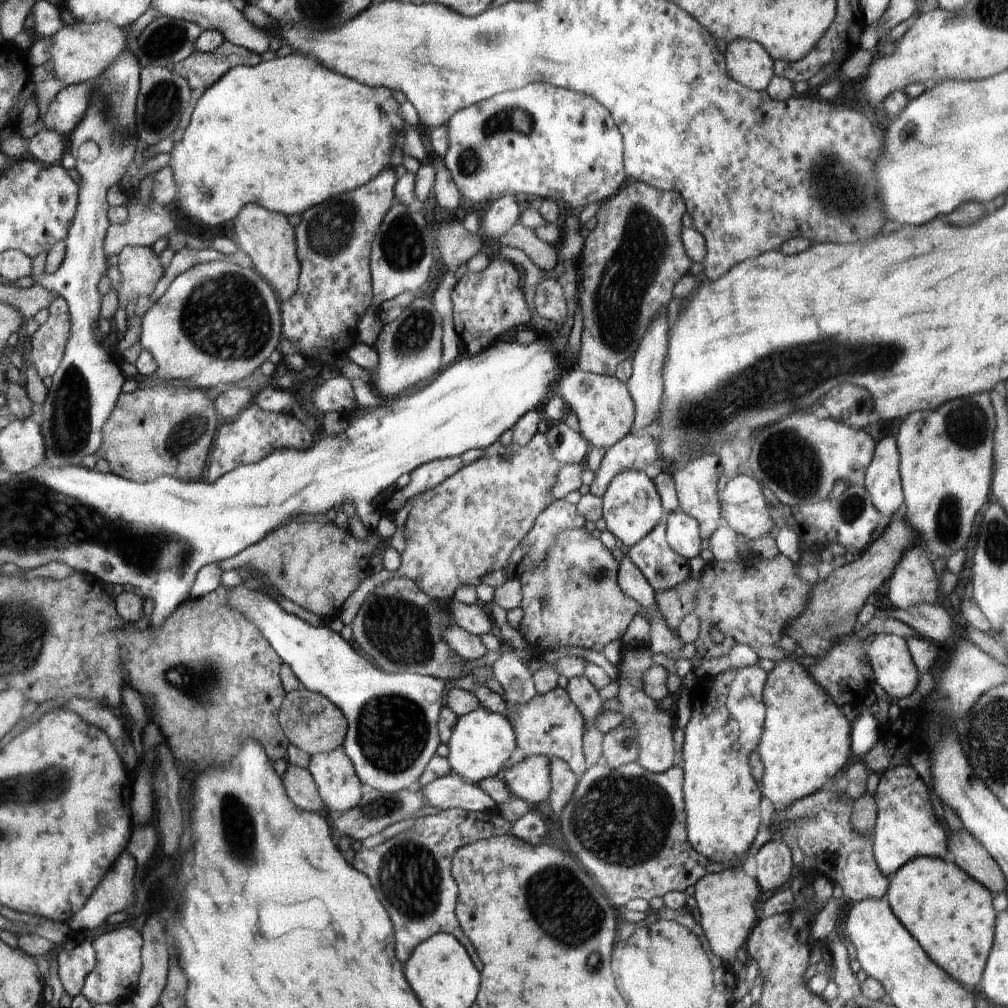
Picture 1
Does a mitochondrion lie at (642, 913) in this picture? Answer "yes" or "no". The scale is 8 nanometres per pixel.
no

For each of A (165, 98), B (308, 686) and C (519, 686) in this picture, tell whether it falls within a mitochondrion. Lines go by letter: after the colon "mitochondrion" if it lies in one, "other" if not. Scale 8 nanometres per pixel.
A: mitochondrion
B: other
C: mitochondrion

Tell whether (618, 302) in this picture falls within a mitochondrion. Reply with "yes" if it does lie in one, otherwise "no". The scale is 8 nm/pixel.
yes

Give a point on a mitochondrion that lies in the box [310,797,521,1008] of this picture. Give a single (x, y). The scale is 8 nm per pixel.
(410, 876)

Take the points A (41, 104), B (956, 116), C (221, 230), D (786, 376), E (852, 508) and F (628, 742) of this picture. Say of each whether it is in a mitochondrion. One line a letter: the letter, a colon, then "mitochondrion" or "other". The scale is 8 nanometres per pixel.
A: other
B: mitochondrion
C: other
D: mitochondrion
E: mitochondrion
F: mitochondrion

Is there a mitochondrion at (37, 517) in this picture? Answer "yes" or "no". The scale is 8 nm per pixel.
yes

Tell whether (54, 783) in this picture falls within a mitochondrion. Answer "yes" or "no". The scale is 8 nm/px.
yes

